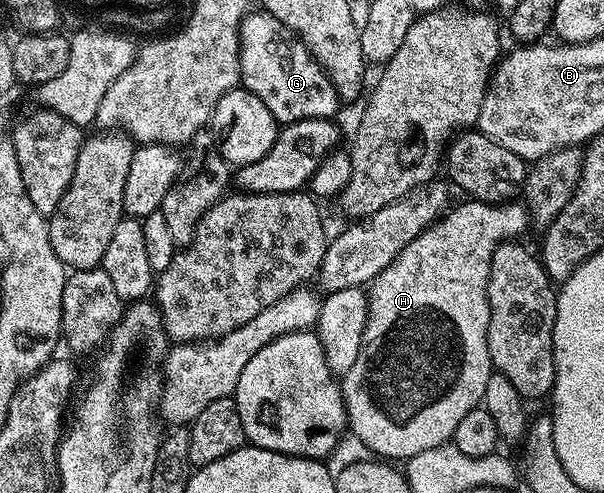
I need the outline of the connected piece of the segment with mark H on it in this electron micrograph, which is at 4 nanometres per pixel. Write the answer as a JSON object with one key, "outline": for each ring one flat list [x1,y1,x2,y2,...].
{"outline":[[466,200,463,204,455,203,445,214,438,217,423,230,391,264,375,278,368,288,366,301,366,325,362,331,360,342,360,354,356,354,356,362,348,374,341,377,340,387,342,401,346,407,346,422,349,431,364,446,368,446,375,457,385,458,390,462,407,462,416,454,421,454,441,444,449,444,453,441,456,425,464,419,468,410,479,407,484,398,484,390,488,386,488,378,492,371,490,355,488,354,488,318,490,307,488,306,488,278,490,277,490,263,496,246,511,238,518,238,525,228,528,228,528,217,525,207,521,203,498,202,502,204,485,204,482,200]]}

